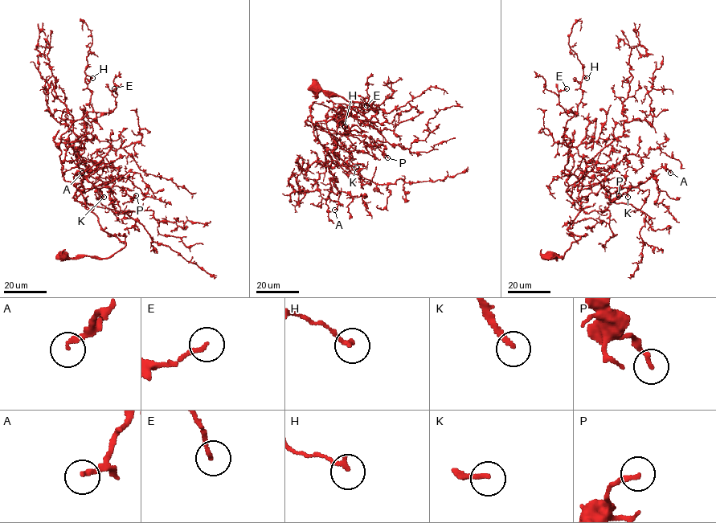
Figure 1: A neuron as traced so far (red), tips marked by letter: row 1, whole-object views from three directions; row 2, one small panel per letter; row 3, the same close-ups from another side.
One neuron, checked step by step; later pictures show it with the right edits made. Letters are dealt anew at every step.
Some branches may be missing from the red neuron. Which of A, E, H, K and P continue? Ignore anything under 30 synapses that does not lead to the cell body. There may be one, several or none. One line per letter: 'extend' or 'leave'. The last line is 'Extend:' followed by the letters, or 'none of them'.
A: leave
E: leave
H: leave
K: extend
P: leave
Extend: K

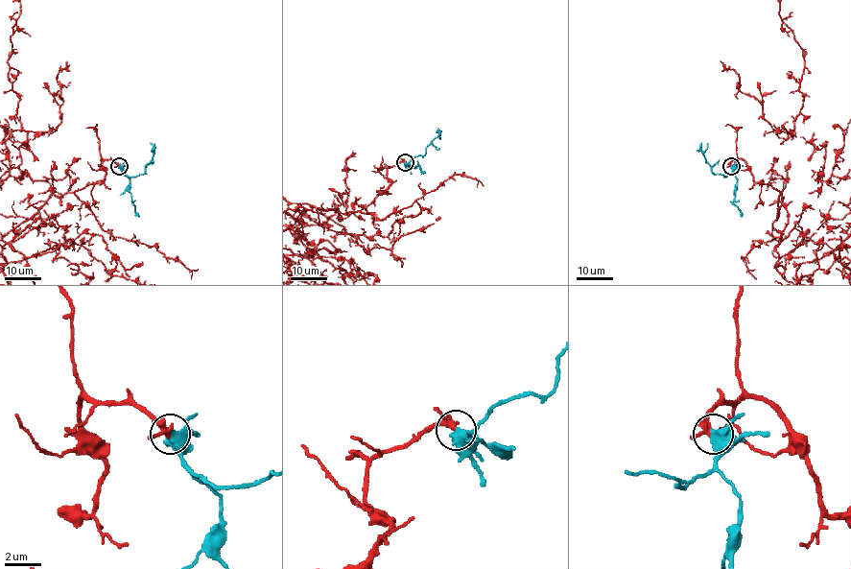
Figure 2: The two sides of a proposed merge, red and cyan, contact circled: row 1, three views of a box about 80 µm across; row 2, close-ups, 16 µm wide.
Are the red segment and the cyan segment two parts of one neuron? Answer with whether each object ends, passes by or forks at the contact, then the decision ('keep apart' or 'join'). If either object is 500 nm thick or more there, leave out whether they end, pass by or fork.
join

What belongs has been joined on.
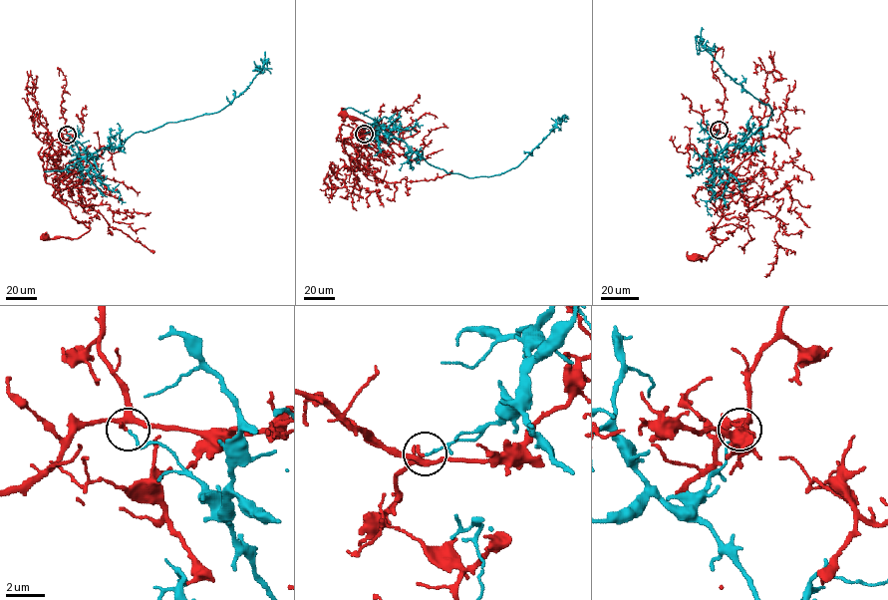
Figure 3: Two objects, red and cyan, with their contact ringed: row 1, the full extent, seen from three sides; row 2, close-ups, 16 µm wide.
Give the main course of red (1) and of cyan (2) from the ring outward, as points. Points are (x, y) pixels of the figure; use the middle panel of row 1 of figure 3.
1: (364, 134), (348, 126), (340, 128), (342, 141), (363, 137), (371, 128), (382, 137), (388, 130), (343, 113)
2: (364, 134), (372, 131), (376, 136), (383, 129), (433, 165), (475, 177), (516, 167), (562, 120)

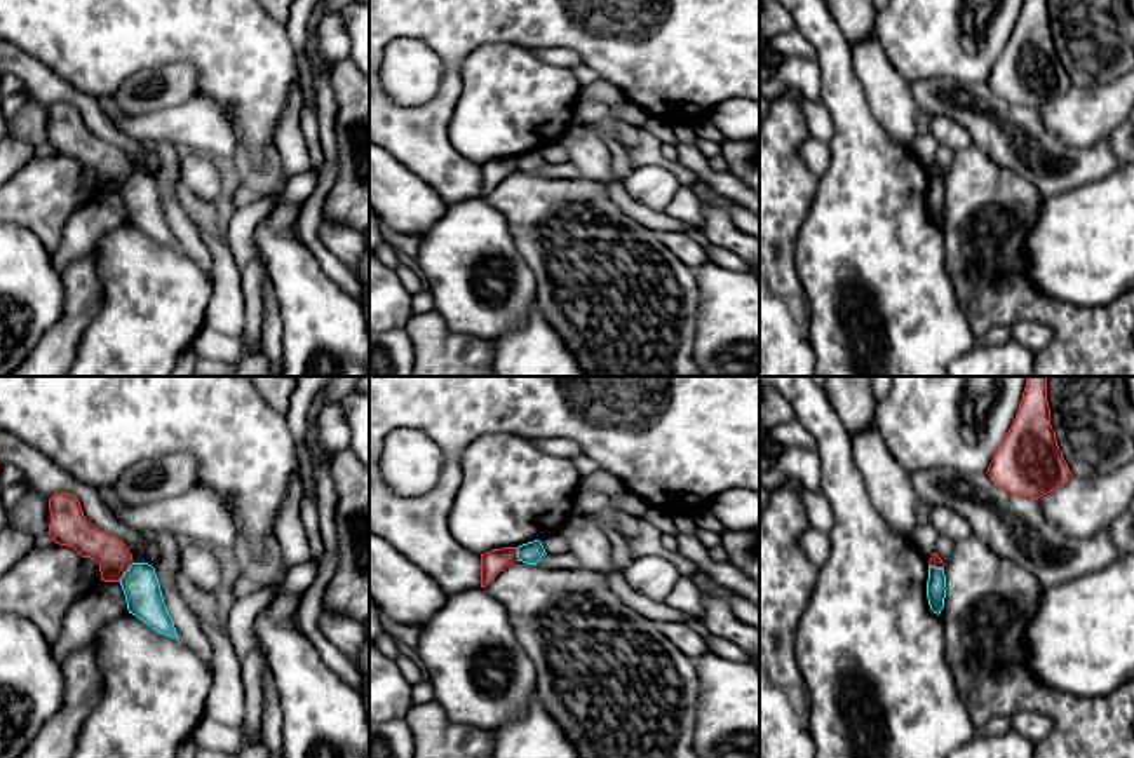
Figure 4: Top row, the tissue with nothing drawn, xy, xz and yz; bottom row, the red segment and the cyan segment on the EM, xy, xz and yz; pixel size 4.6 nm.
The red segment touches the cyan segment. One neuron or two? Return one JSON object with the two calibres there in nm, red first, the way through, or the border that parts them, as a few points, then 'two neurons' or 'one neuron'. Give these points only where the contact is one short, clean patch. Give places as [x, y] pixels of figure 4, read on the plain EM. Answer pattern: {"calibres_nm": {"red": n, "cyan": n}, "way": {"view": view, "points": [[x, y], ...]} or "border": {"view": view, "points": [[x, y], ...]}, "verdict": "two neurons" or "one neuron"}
{"calibres_nm": {"red": 160, "cyan": 170}, "border": {"view": "xy", "points": [[133, 171], [119, 190]]}, "verdict": "two neurons"}

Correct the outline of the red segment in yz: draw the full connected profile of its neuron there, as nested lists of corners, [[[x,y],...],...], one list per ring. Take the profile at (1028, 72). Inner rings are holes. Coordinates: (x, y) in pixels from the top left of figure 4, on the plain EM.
[[[1024,0],[1016,28],[986,82],[1002,99],[1040,108],[1073,84],[1050,35],[1047,0]]]

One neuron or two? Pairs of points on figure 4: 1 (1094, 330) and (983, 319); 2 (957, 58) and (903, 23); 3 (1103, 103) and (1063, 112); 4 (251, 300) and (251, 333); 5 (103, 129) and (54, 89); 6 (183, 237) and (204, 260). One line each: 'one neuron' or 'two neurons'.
1: one neuron
2: one neuron
3: one neuron
4: one neuron
5: one neuron
6: one neuron

